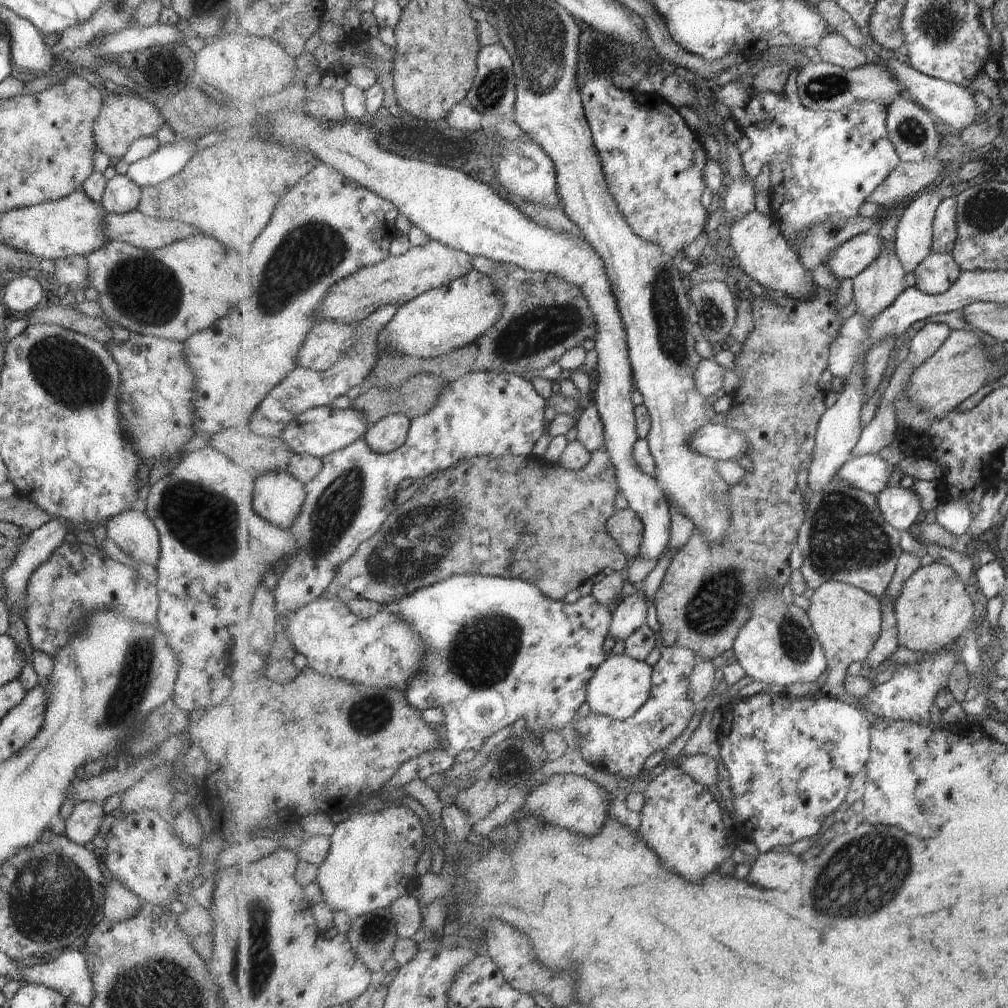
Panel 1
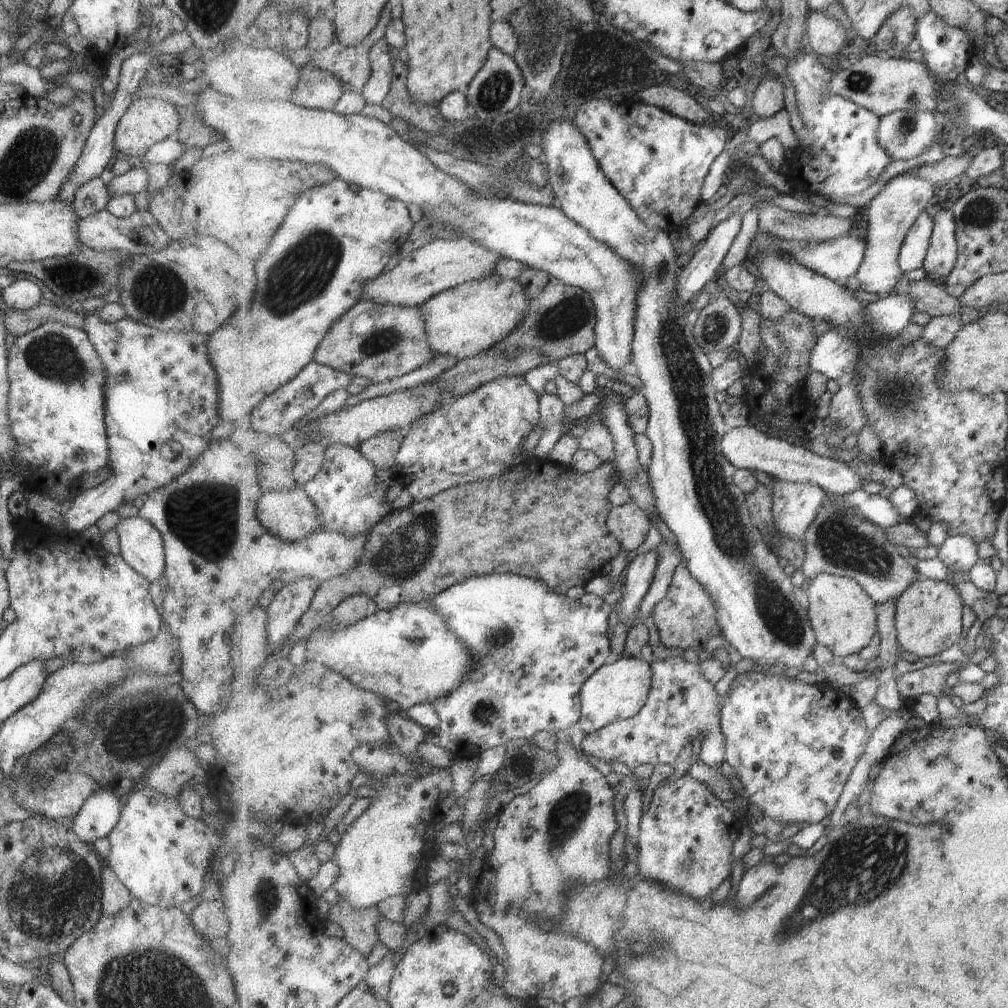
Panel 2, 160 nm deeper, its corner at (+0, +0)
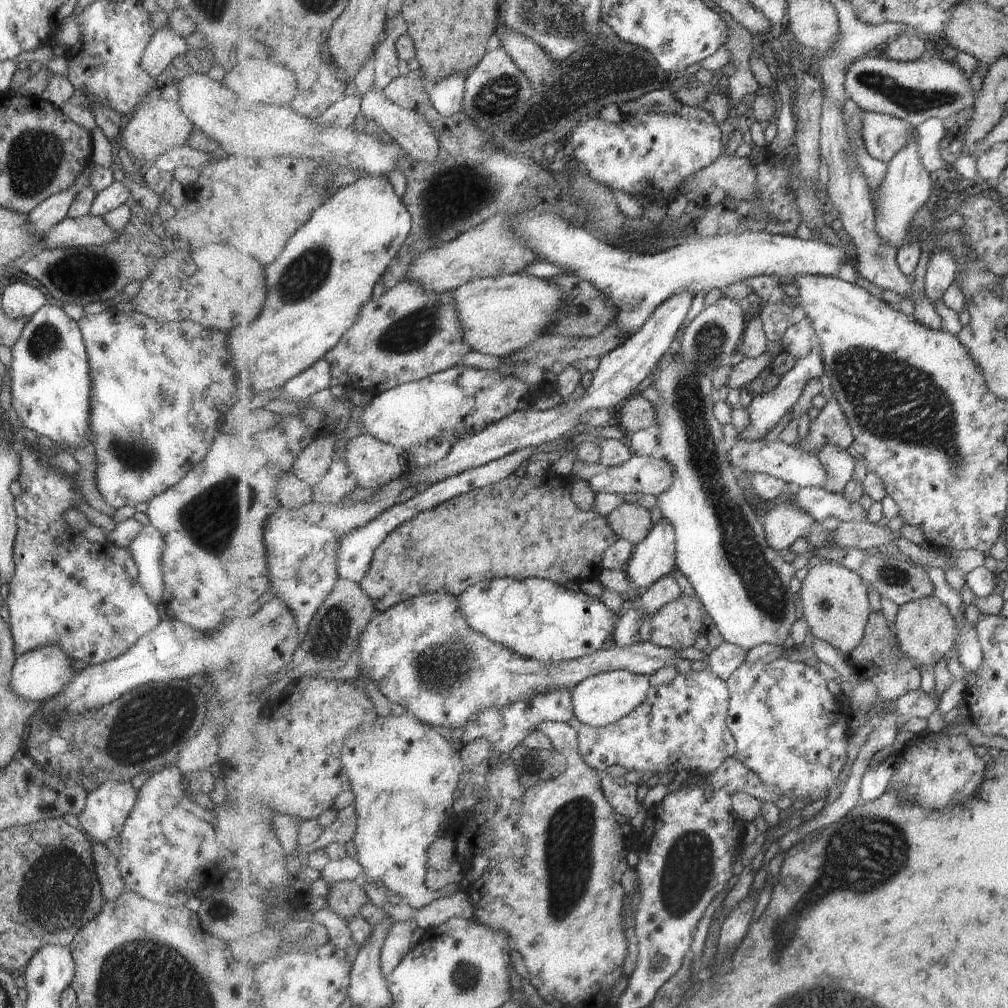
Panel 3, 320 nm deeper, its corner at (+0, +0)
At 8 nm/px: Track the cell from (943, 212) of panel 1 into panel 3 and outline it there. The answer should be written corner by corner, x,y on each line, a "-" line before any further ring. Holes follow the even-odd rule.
939,250
930,256
924,277
924,291
931,302
939,302
957,276
957,260
951,250

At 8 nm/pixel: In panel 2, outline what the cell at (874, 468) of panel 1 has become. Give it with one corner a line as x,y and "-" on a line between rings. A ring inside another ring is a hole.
751,424
729,430
723,436
722,450
737,469
763,472
773,479
783,480
784,483
817,484
830,494
851,494
861,490
861,486
867,482
865,476
861,476
861,472
855,472
851,465
838,462
831,455
819,456
787,440
767,436

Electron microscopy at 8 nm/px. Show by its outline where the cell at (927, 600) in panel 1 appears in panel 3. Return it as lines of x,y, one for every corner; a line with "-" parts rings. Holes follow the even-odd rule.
936,595
925,596
920,600
903,604
898,610
894,624
900,650
916,665
930,669
940,660
946,660
947,655
954,649
959,636
957,618

